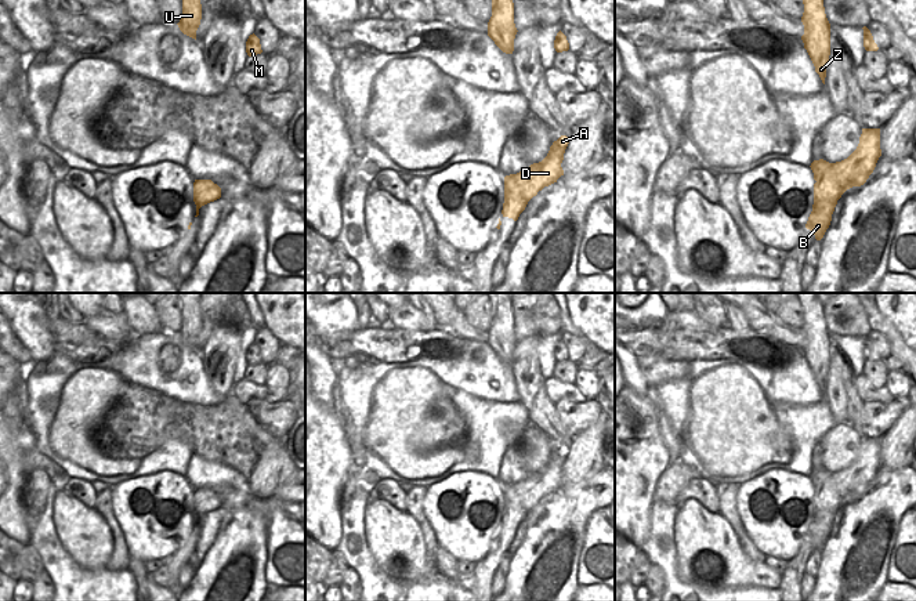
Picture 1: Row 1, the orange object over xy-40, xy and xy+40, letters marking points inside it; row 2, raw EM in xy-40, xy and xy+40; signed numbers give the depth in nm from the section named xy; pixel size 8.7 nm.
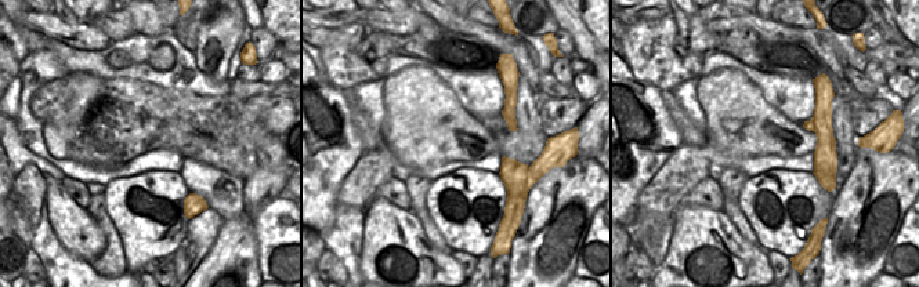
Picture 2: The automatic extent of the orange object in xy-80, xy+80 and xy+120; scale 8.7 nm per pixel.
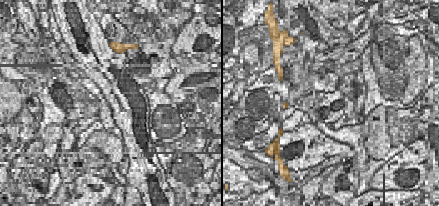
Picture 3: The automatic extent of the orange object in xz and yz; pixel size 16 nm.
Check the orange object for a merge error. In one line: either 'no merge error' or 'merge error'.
merge error

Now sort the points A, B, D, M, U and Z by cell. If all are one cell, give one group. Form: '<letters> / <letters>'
A D / B M U Z

